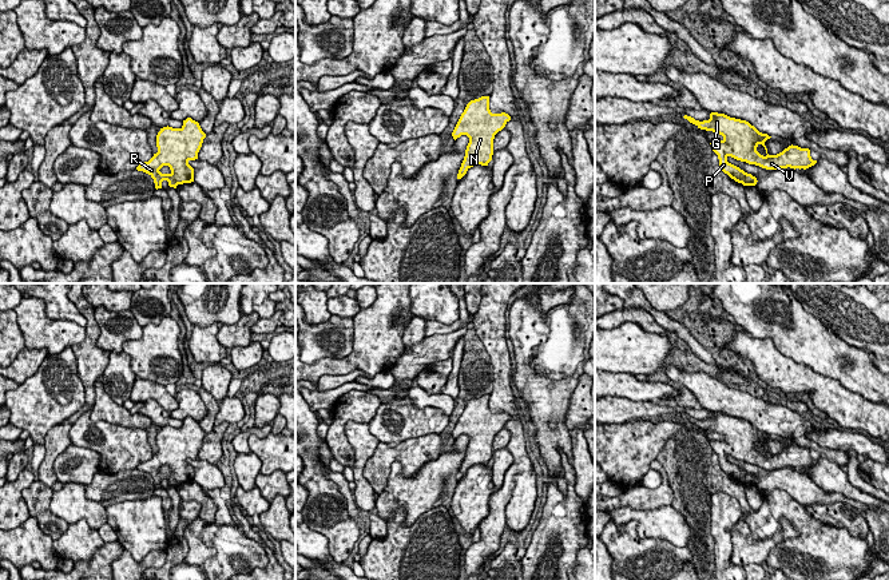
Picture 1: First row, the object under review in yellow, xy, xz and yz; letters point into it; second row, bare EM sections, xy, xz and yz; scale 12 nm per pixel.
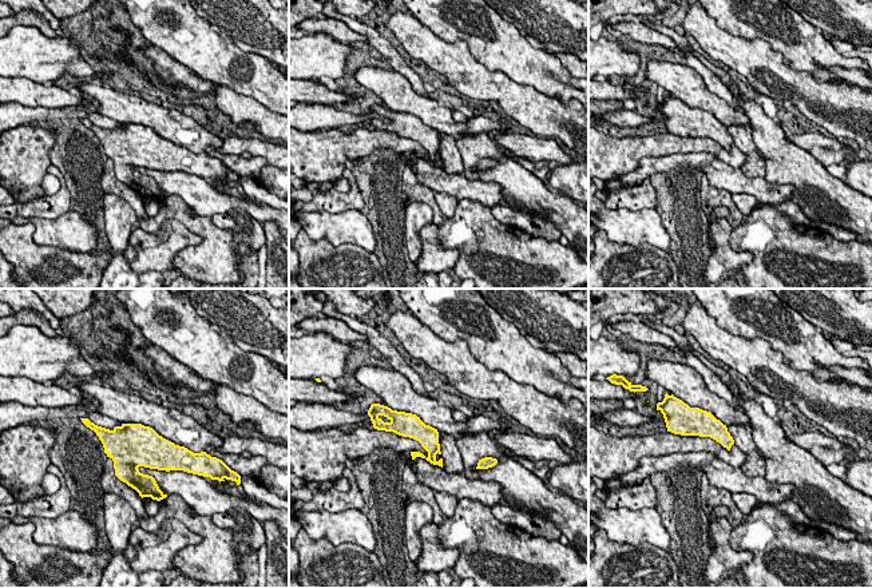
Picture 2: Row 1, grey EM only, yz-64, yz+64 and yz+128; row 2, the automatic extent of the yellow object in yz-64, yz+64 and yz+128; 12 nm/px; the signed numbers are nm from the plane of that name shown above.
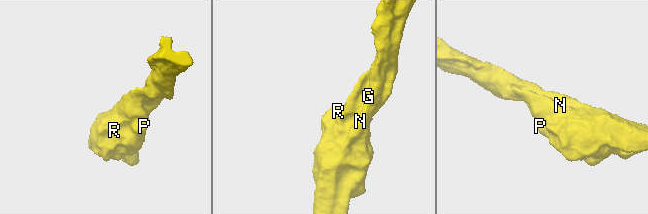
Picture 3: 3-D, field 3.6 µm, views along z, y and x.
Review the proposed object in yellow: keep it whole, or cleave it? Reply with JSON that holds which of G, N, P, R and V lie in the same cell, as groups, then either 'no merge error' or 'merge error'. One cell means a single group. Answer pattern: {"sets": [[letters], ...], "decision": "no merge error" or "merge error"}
{"sets": [["G", "N", "P", "R", "V"]], "decision": "no merge error"}

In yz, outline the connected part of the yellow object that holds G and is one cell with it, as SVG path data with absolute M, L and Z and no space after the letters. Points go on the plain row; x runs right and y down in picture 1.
M711 412L710 418L703 421L687 414L683 417L701 429L713 430L723 436L722 440L711 441L711 448L718 454L722 470L743 485L755 485L758 480L751 473L729 462L729 456L766 469L787 466L806 469L817 462L817 460L811 458L809 448L801 448L793 444L777 454L769 454L765 441L771 436L759 432L746 420L718 412Z

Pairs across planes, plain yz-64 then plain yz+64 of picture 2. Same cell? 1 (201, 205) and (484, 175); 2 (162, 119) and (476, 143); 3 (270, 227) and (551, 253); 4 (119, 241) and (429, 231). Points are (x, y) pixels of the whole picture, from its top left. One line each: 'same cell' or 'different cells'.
1: different cells
2: different cells
3: different cells
4: different cells

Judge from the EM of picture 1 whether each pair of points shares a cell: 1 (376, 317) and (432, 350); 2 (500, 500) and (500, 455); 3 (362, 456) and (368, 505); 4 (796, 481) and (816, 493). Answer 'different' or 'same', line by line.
1: different
2: different
3: same
4: same

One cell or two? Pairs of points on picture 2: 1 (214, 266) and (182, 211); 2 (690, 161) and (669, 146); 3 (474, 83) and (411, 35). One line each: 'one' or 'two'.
1: one
2: two
3: one

